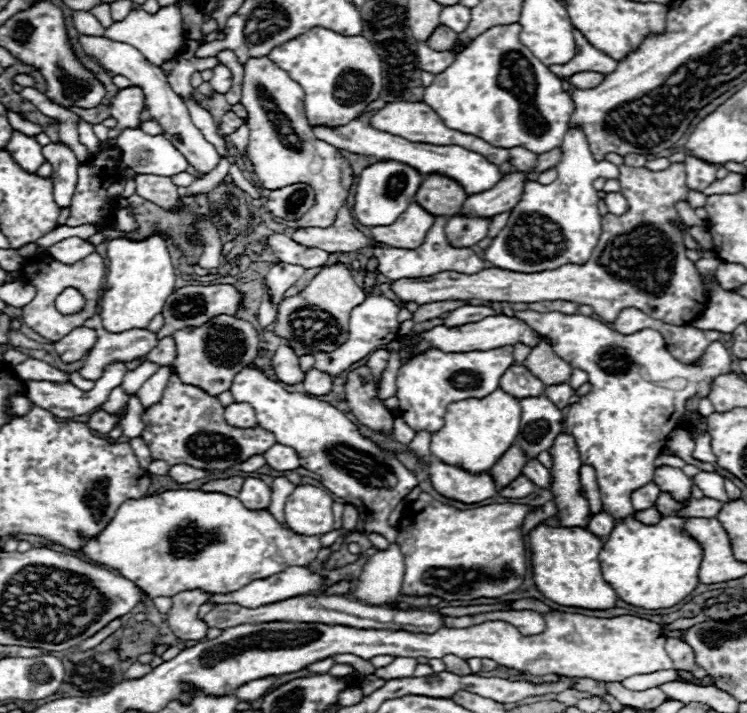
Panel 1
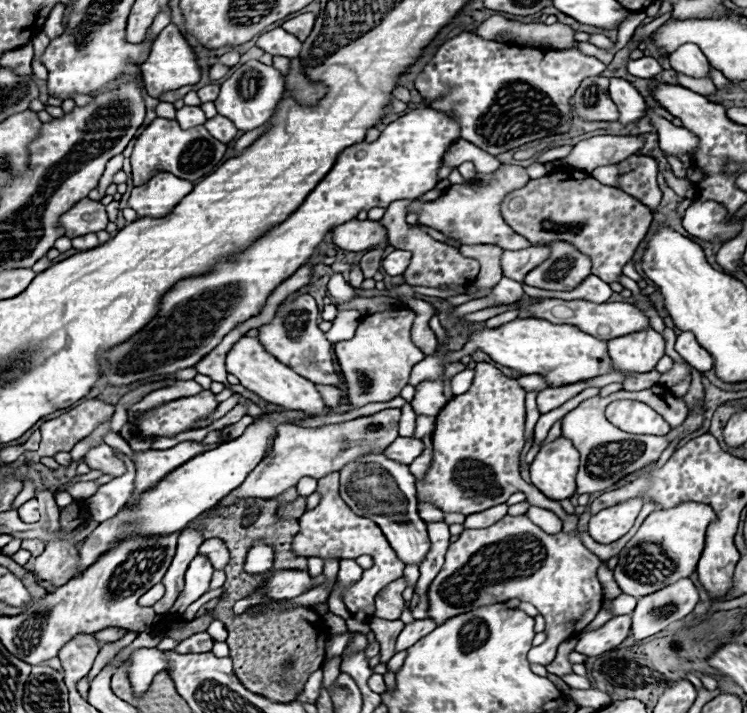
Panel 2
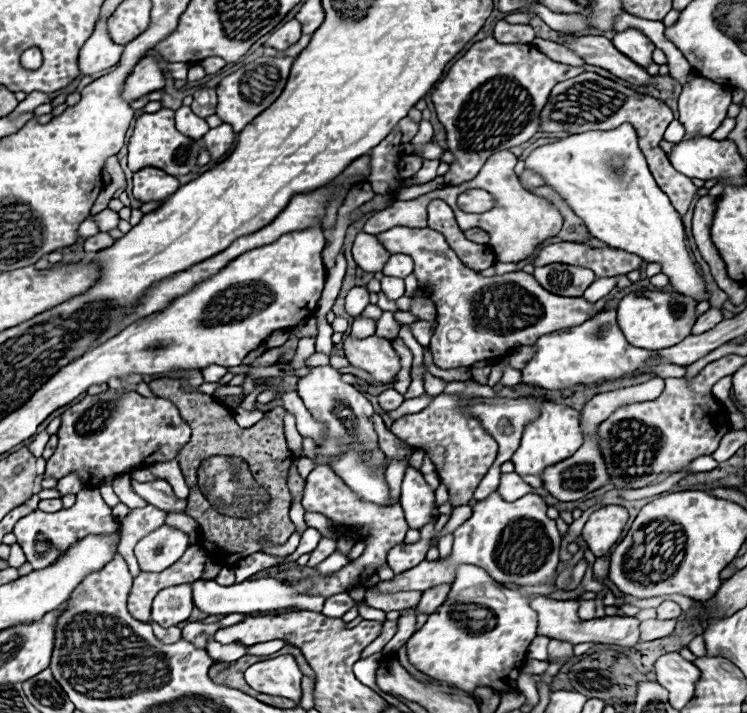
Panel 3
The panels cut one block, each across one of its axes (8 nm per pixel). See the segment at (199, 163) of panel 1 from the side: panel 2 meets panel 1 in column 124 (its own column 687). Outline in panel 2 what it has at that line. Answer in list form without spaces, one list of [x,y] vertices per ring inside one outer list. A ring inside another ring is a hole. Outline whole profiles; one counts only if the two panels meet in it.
[[[682,44],[668,58],[678,74],[690,78],[710,78],[710,64],[696,44]]]

